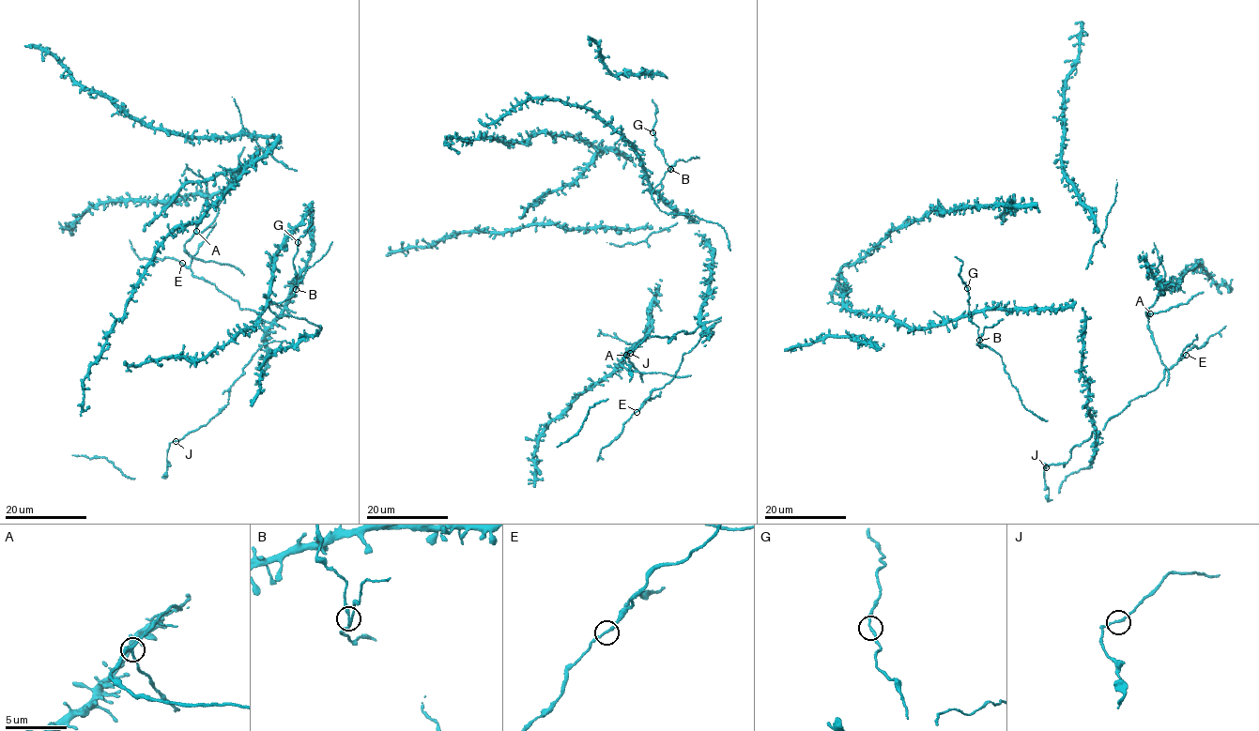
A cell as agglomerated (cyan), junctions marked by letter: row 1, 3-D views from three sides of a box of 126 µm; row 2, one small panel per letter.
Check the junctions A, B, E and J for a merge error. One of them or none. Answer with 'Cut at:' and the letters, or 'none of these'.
Cut at: B

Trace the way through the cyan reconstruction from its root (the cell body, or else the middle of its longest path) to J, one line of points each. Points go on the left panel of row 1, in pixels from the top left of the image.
J: (282, 245), (312, 205), (312, 257), (290, 286), (284, 315), (230, 388), (227, 404), (176, 441)

